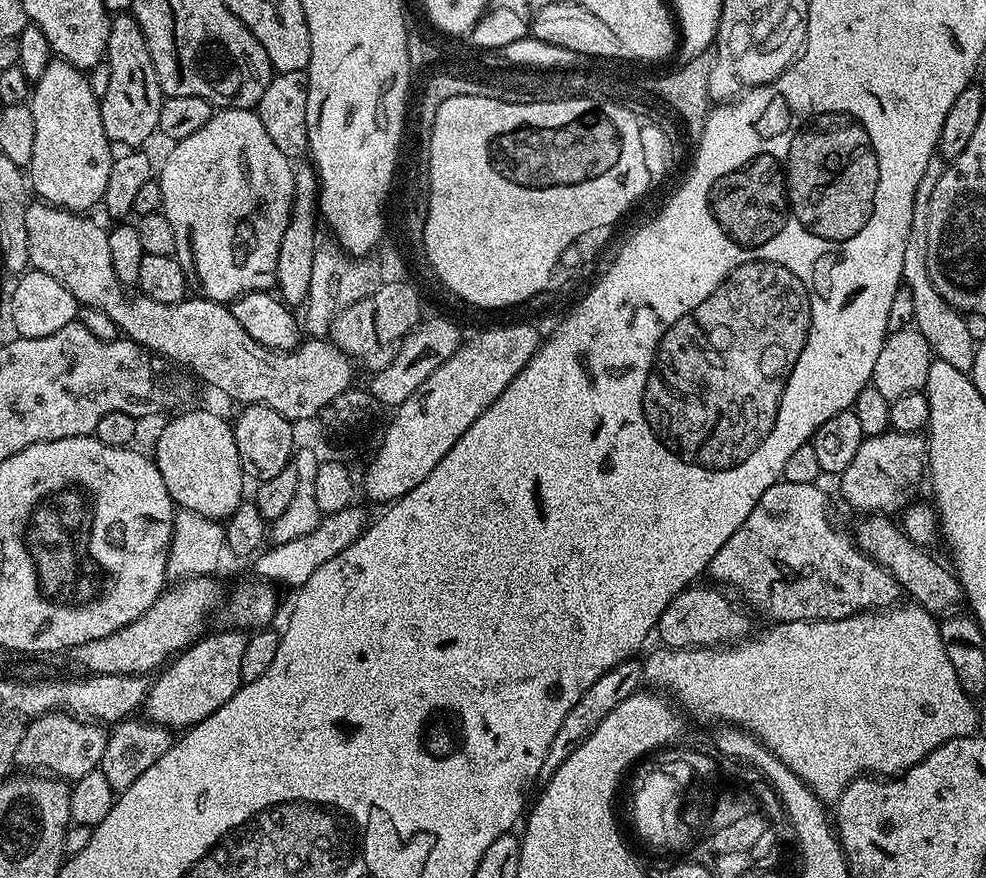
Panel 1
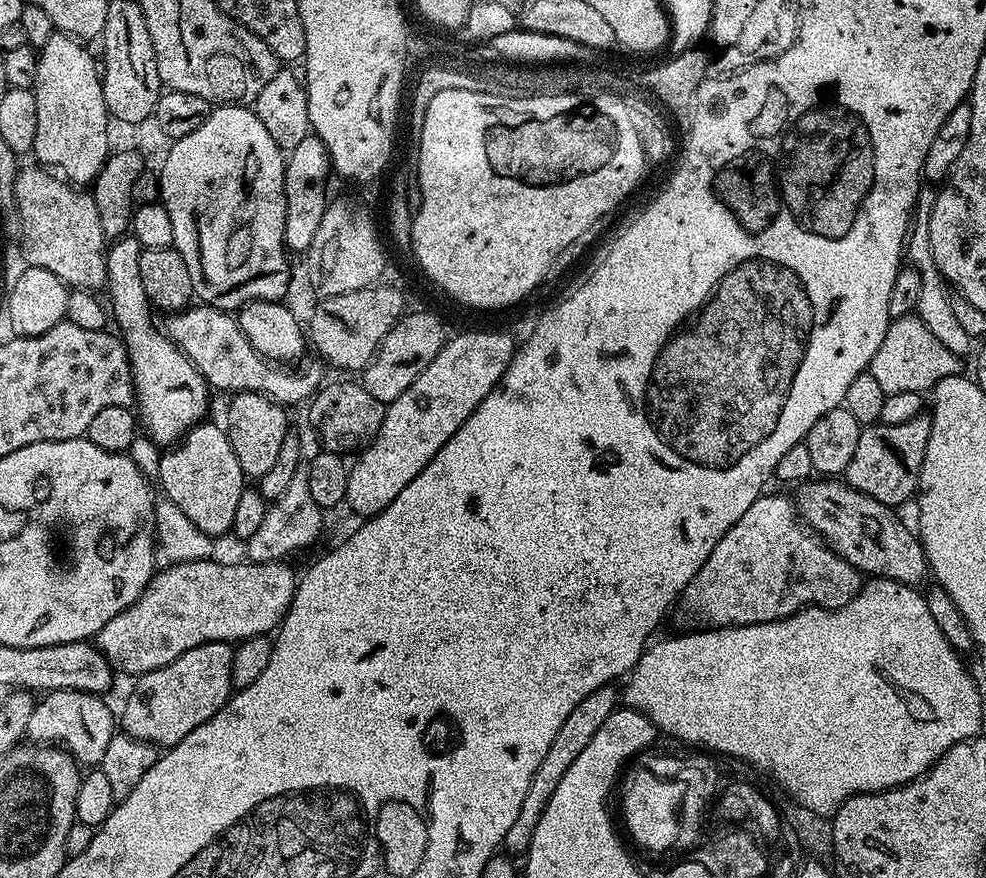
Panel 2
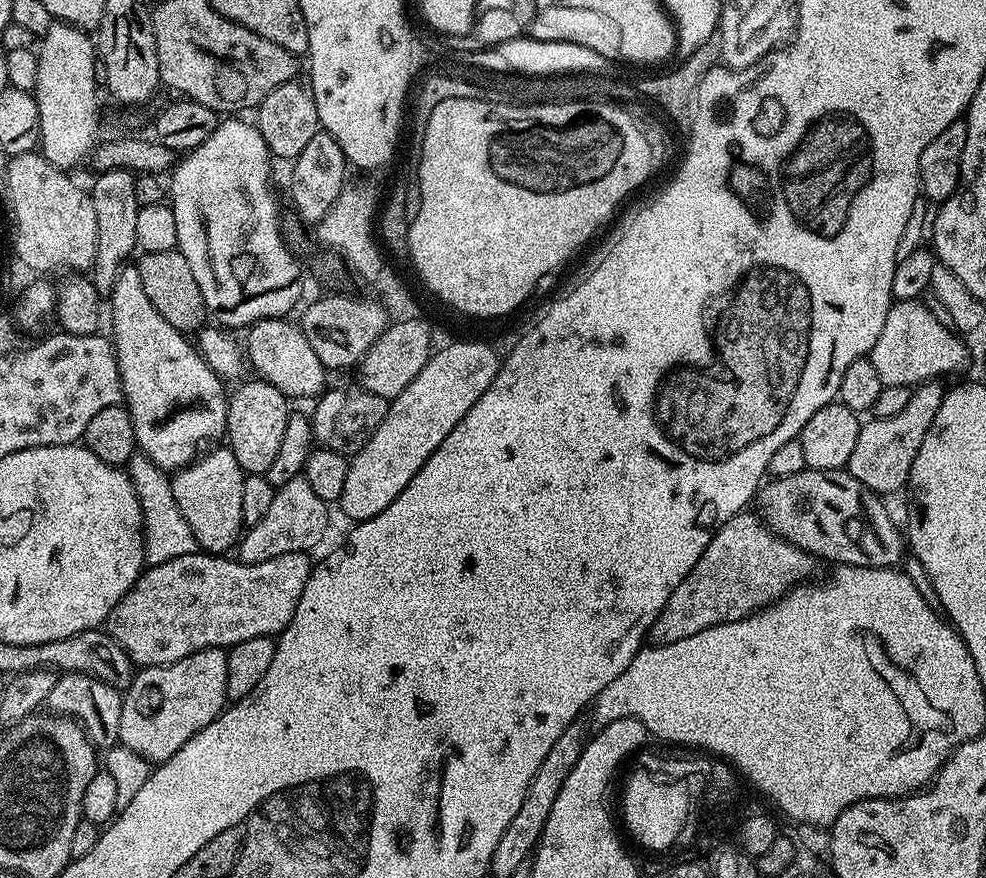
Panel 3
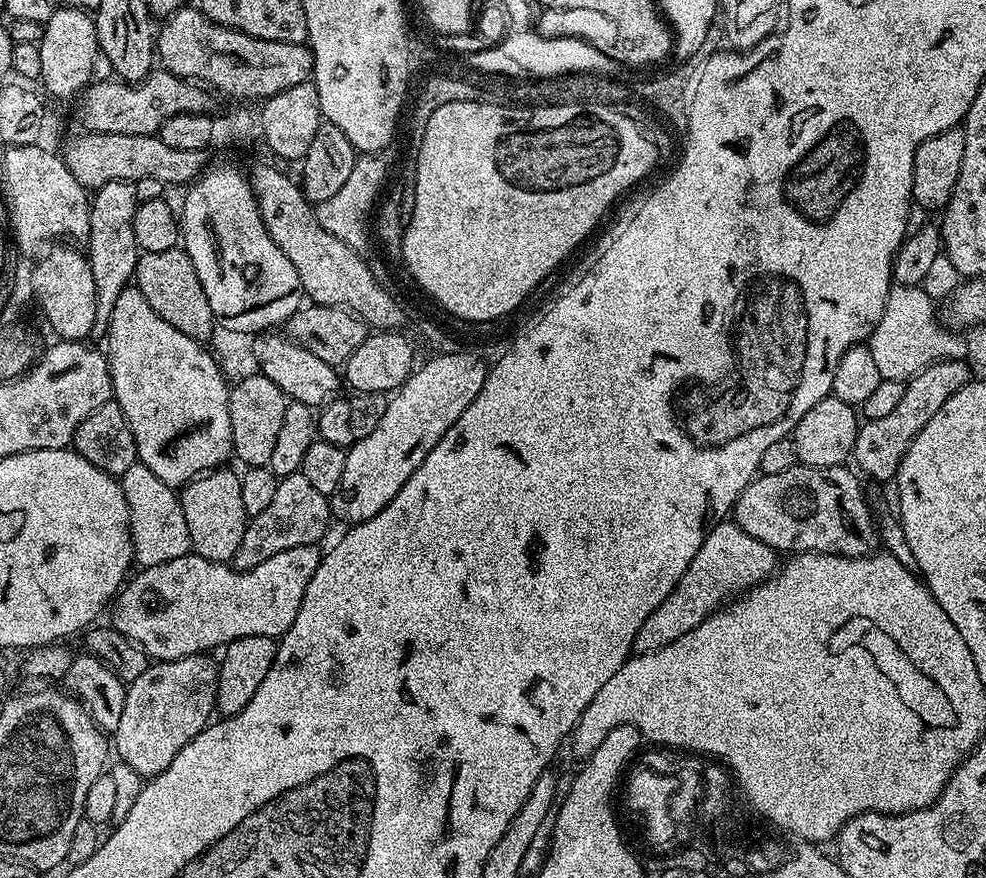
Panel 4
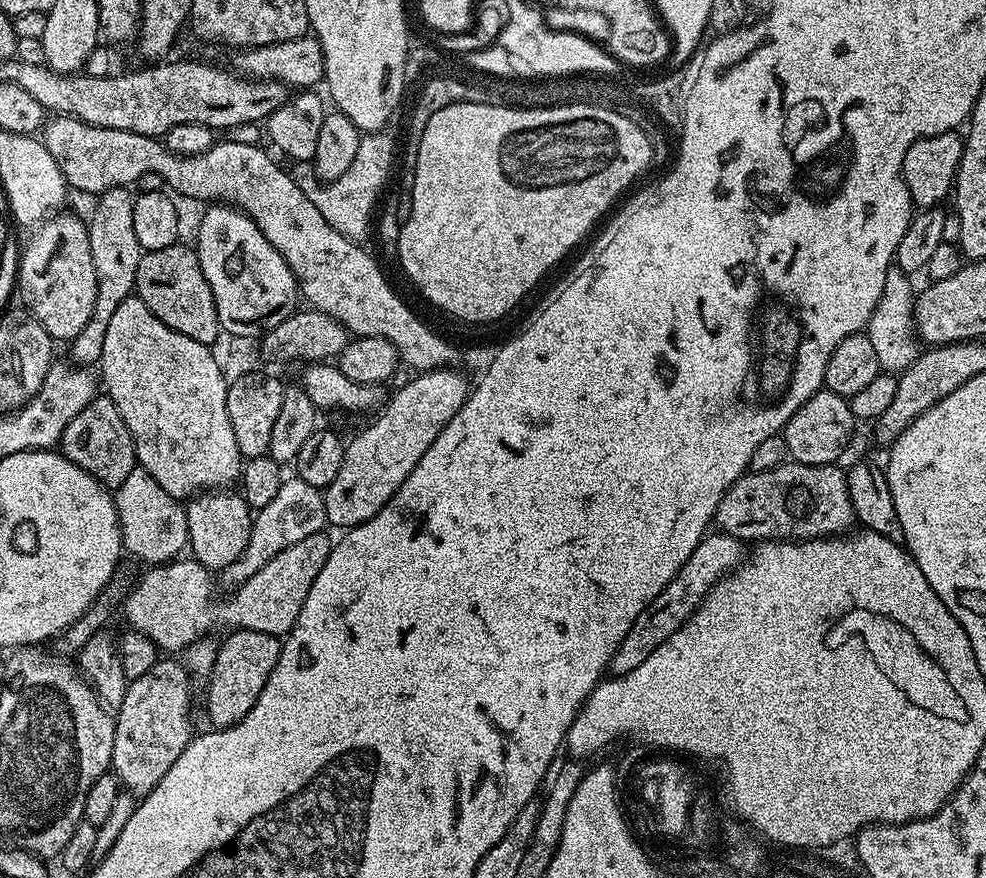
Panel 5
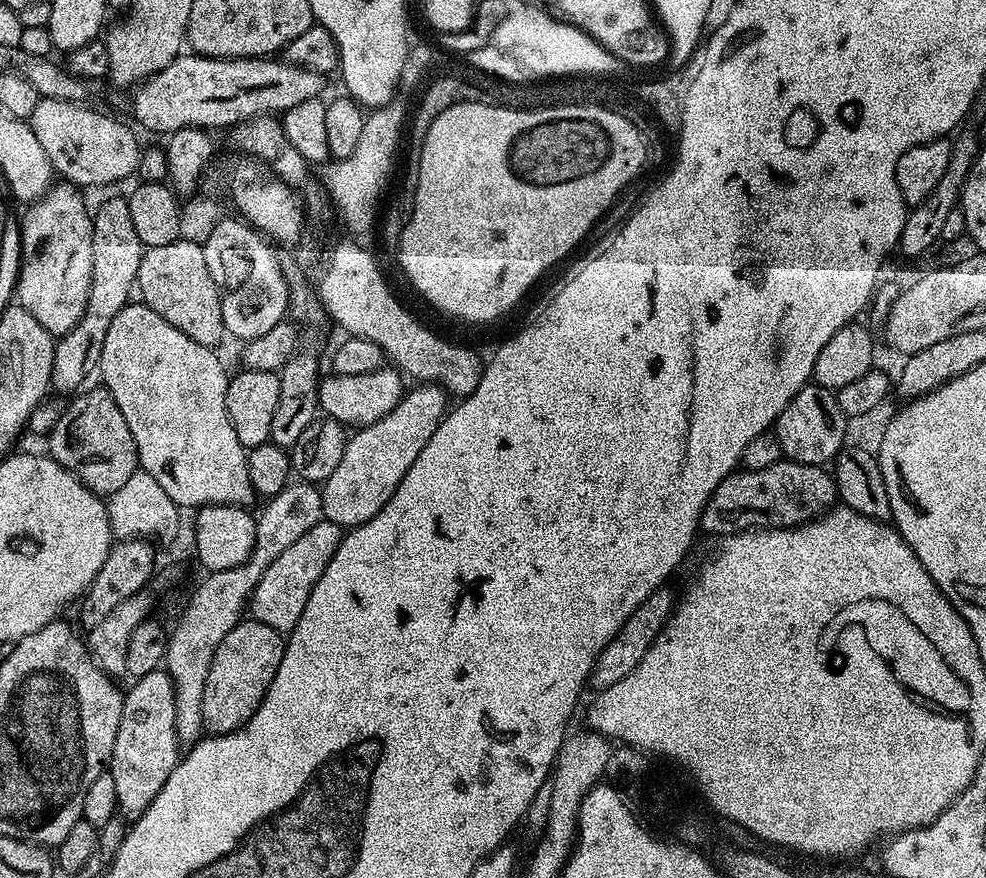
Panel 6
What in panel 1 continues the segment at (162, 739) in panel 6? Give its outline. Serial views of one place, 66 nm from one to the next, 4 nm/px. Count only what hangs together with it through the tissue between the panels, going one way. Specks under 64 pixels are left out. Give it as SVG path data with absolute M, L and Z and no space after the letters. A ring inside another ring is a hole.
M232 626L225 629L225 632L209 631L201 635L196 643L189 644L155 677L156 681L153 679L149 683L142 712L153 724L173 730L187 730L210 718L218 706L226 706L226 702L234 698L242 683L242 654L246 651L249 633Z

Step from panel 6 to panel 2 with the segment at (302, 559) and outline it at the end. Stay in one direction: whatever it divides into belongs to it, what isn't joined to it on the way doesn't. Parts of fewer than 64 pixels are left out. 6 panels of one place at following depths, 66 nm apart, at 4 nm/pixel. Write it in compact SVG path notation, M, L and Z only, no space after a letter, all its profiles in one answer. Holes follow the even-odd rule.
M216 558L206 560L195 560L194 562L186 562L185 564L176 564L173 568L160 568L153 575L152 580L148 583L146 589L140 599L135 600L126 610L119 613L106 624L102 626L100 633L94 637L94 643L100 649L100 653L109 660L117 669L120 668L124 672L136 672L135 674L143 674L145 672L153 672L162 666L166 666L170 662L174 662L174 658L182 658L182 654L186 654L186 650L194 650L194 646L202 646L206 642L239 642L248 640L252 636L268 636L275 633L280 625L284 623L284 616L288 612L288 607L292 605L292 599L298 587L298 572L288 565L288 562L272 560L268 564L253 564L251 562L243 562L244 564L219 564Z

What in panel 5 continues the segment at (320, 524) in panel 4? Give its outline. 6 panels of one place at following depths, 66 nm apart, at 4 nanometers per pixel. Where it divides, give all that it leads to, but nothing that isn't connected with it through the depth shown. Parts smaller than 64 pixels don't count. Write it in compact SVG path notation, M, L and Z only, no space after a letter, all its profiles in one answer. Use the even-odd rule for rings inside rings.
M299 478L285 479L278 495L253 515L250 542L246 542L246 550L242 550L242 554L238 554L238 558L234 558L234 562L222 570L225 582L228 586L235 586L246 578L254 578L254 574L258 574L258 570L262 570L262 566L274 558L274 554L286 550L286 546L294 546L294 542L302 542L302 538L310 534L324 532L325 528L323 491Z

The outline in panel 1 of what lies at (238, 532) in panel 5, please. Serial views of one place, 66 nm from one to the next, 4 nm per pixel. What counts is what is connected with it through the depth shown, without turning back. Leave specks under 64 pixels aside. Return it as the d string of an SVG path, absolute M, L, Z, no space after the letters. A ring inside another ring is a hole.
M200 408L183 412L176 414L181 416L171 417L173 420L156 440L156 469L162 474L162 482L166 482L166 490L170 490L170 498L177 509L202 514L202 518L227 521L246 500L246 477L242 462L238 462L232 424L218 413L203 412Z

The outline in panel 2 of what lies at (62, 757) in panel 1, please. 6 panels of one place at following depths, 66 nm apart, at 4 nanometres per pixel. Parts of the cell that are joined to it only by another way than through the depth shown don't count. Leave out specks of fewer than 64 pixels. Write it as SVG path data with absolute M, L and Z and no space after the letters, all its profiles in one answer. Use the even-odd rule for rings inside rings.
M58 690L41 695L35 701L27 739L37 744L65 748L81 766L98 766L110 746L110 738L118 734L118 720L112 717L103 695L78 690Z

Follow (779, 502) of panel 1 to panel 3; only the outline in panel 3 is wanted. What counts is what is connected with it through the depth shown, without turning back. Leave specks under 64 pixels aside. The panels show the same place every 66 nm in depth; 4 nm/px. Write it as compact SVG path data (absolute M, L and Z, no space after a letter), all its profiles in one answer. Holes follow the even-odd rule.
M742 511L712 533L706 550L702 550L702 558L694 562L694 570L690 570L690 574L686 574L686 578L678 582L674 594L670 594L670 602L666 602L666 606L654 622L650 633L651 643L659 646L670 642L682 642L682 638L690 638L710 626L745 620L761 608L775 604L793 588L811 581L816 564L817 561L809 552L786 542L786 538L773 532L755 511Z

